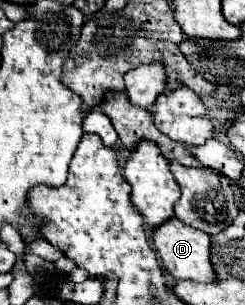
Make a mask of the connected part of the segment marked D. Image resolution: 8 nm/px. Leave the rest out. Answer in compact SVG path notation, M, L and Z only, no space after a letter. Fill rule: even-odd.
M177 218L167 220L153 230L155 248L163 260L163 266L175 280L193 280L193 282L215 282L215 270L211 264L211 240L207 234L193 230Z

